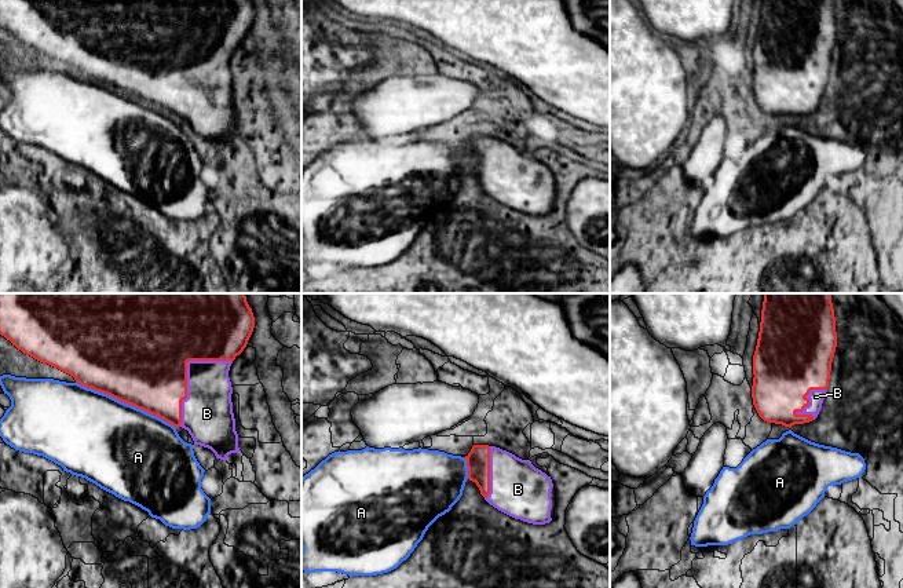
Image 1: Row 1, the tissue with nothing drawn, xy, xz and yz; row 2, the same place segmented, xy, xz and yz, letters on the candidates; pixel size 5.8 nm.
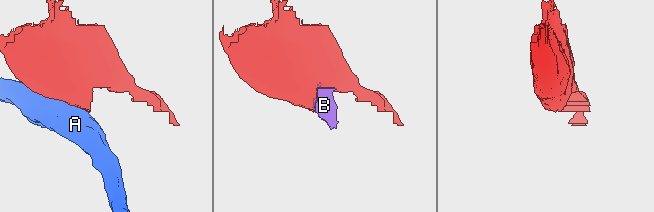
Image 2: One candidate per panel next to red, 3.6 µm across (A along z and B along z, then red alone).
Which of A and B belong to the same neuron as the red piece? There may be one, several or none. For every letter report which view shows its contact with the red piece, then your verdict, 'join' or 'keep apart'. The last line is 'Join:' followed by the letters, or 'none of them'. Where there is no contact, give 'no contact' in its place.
A: contact in xy; keep apart
B: contact in xy; join
Join: B

